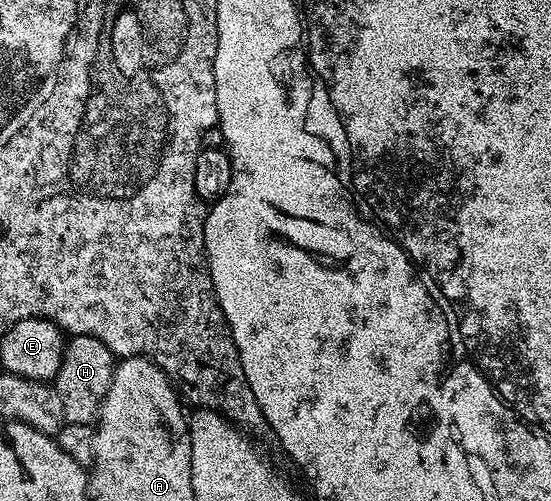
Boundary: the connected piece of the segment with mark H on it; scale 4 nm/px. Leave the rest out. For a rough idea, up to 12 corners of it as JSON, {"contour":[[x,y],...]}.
{"contour":[[81,335],[64,344],[53,382],[64,422],[91,425],[116,354]]}

